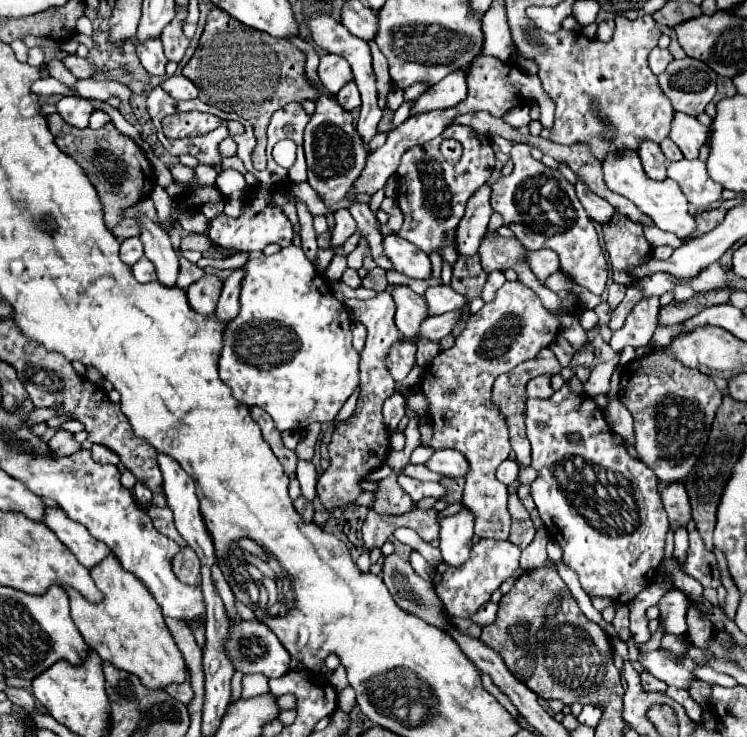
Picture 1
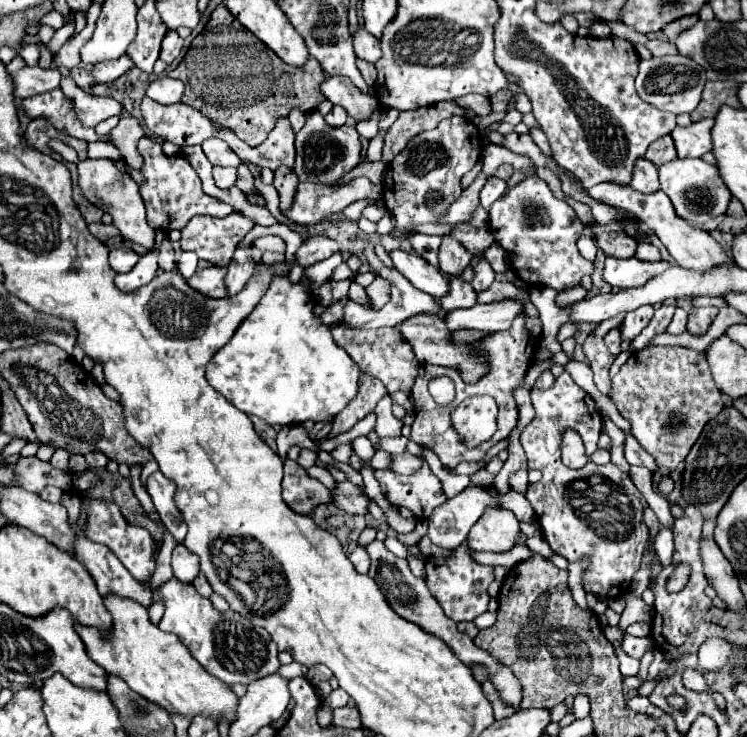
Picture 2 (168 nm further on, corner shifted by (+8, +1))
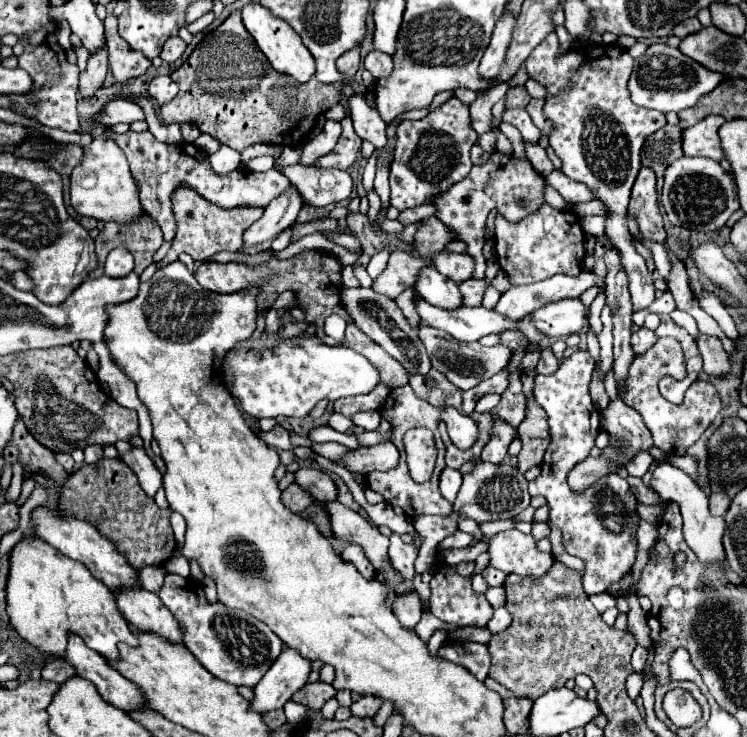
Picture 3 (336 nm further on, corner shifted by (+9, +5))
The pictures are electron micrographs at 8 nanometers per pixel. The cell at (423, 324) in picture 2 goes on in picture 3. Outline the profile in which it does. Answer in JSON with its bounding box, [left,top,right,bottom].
[418,324,512,390]

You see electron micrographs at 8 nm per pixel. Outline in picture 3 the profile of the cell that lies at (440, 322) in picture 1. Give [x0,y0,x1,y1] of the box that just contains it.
[494,272,598,320]

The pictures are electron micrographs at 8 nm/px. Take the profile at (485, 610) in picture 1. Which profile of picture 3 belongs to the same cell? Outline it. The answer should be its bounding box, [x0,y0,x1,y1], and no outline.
[488,606,512,634]

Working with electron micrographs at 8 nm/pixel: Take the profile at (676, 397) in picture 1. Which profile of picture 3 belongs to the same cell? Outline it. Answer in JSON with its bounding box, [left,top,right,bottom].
[622,338,722,454]

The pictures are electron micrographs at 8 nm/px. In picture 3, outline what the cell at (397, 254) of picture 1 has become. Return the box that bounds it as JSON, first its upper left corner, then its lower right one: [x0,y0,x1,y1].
[416,266,462,310]

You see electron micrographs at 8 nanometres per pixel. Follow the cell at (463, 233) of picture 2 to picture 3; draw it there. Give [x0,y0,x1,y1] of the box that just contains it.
[414,216,450,256]

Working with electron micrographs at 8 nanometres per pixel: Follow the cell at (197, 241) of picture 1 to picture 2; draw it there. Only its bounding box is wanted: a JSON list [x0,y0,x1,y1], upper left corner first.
[181,212,253,268]

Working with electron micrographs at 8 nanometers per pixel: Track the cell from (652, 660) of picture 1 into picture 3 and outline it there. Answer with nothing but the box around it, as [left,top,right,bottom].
[626,672,643,700]

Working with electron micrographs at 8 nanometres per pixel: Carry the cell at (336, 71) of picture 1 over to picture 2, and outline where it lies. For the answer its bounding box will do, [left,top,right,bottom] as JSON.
[321,76,377,120]

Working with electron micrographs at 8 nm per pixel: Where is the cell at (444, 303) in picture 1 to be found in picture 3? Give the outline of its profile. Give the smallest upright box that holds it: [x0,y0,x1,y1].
[460,280,488,306]

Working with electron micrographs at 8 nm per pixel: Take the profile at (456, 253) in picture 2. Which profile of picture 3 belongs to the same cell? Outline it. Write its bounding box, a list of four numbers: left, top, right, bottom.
[432,250,474,284]

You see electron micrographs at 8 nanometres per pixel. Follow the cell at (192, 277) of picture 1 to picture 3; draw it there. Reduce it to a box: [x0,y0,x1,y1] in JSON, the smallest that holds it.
[88,212,162,278]

